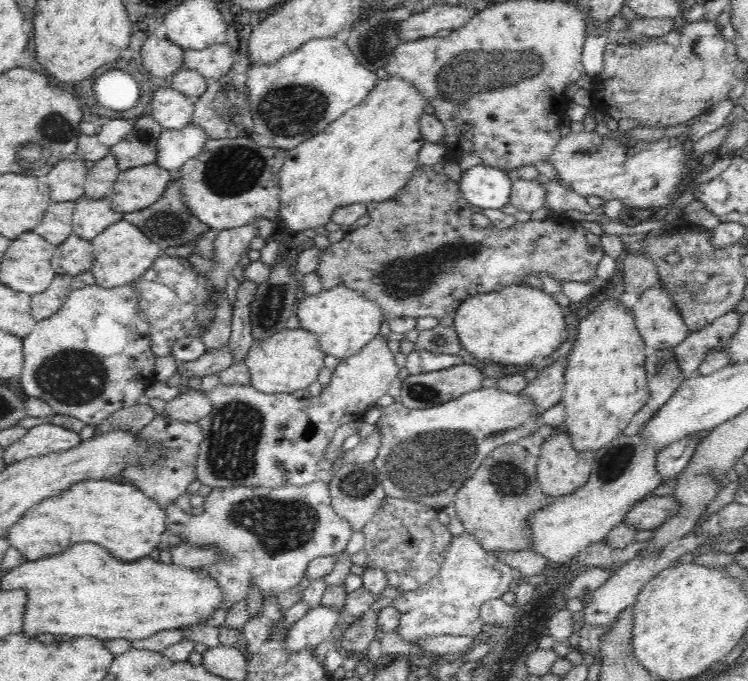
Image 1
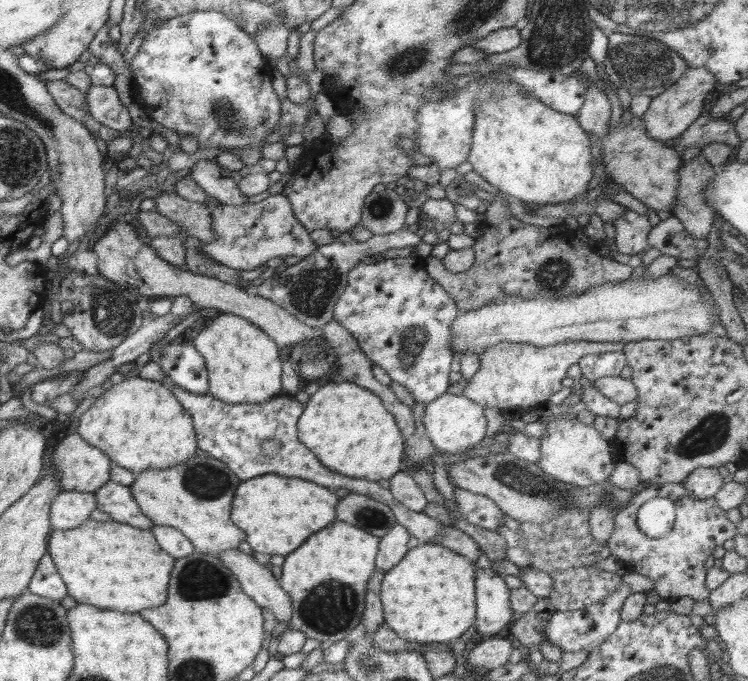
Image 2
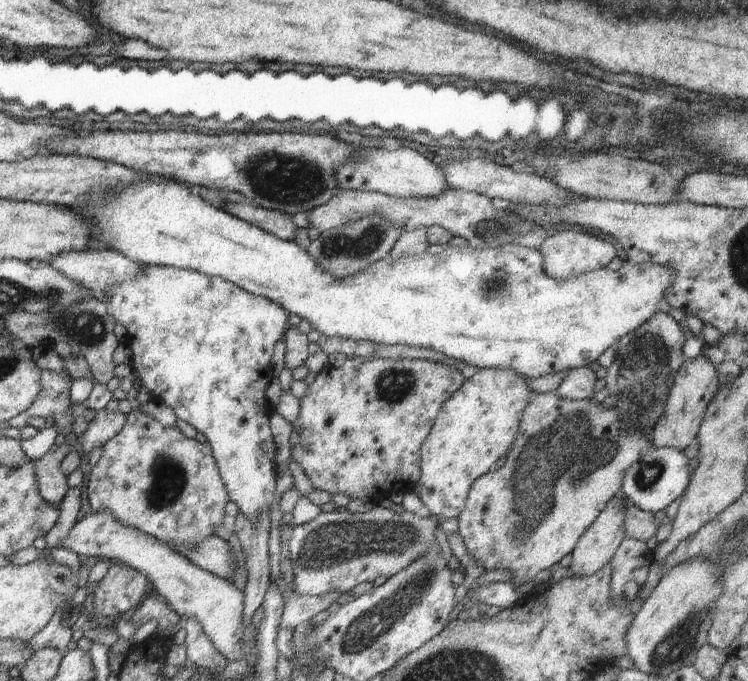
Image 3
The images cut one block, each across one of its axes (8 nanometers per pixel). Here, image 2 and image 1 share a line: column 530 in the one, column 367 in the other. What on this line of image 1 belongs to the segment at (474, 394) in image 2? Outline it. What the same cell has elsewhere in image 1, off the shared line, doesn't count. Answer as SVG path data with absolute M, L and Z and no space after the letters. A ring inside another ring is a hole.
M378 334L354 356L341 360L333 372L331 382L323 388L318 397L295 398L293 394L258 392L251 385L219 384L207 393L212 412L198 422L203 440L197 457L197 478L204 486L222 487L268 487L278 488L284 485L304 486L320 480L329 484L333 479L332 463L324 457L324 450L331 442L336 430L344 424L360 421L364 414L382 396L388 394L392 382L398 378L401 368L396 365L394 354L387 345L388 337Z

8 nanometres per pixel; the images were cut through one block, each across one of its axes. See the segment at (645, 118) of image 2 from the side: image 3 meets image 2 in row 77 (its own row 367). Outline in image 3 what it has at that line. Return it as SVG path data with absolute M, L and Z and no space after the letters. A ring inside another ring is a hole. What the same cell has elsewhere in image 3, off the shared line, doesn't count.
M701 352L696 358L686 357L680 370L676 370L676 376L672 388L666 398L662 416L656 420L650 434L650 440L655 448L680 448L684 450L692 444L697 437L700 424L708 403L720 388L720 376L712 362L704 358Z

